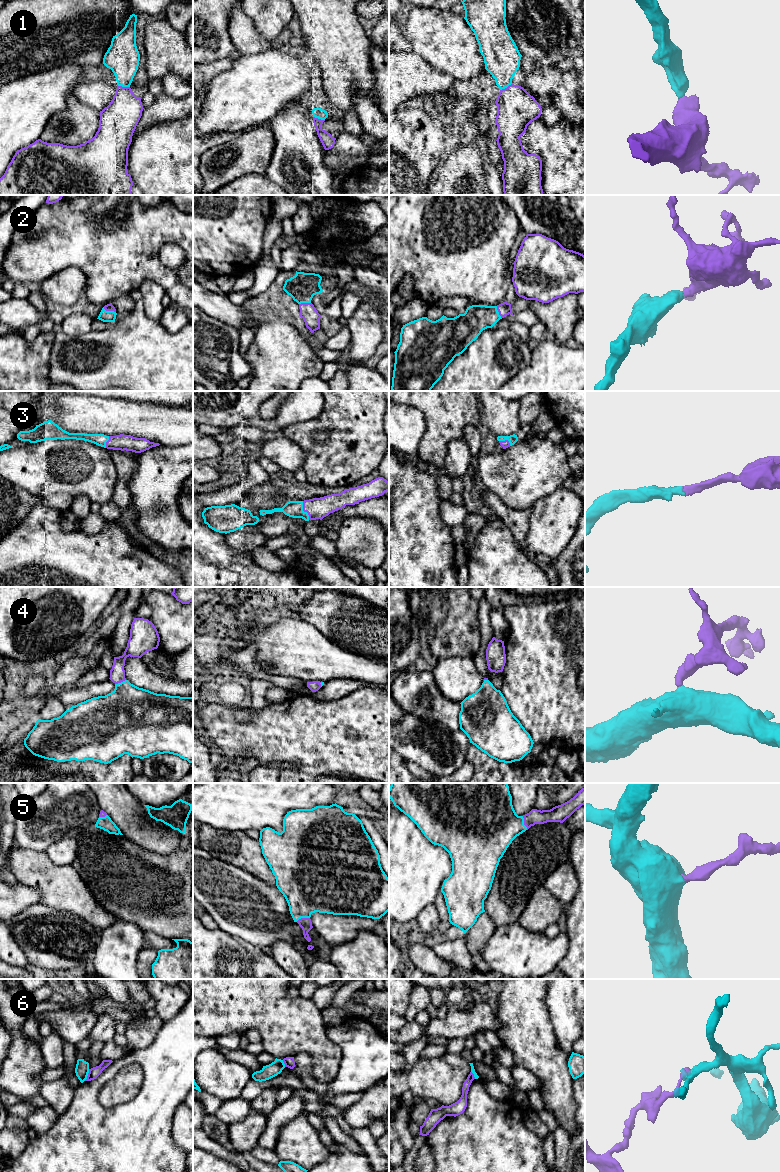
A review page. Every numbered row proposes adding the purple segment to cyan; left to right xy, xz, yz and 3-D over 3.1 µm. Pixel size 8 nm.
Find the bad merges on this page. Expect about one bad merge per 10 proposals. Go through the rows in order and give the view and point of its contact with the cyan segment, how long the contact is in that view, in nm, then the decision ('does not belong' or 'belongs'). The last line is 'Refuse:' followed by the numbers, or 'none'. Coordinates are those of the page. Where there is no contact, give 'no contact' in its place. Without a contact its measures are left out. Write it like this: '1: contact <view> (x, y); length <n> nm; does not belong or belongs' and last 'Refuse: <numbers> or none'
1: contact xy (123, 86); length 110 nm; belongs
2: contact xy (109, 311); length 110 nm; belongs
3: contact xz (303, 511); length 160 nm; belongs
4: contact xy (121, 682); length 100 nm; belongs
5: contact yz (523, 823); length 120 nm; belongs
6: contact xy (87, 1075); length 100 nm; does not belong
Refuse: 6

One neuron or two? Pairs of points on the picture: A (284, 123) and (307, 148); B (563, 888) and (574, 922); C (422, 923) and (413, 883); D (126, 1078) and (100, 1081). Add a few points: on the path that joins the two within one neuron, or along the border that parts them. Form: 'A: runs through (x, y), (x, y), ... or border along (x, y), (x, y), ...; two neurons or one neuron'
A: runs through (290, 128), (301, 142); one neuron
B: border along (574, 896), (573, 900), (565, 907); two neurons
C: border along (434, 902), (427, 905), (419, 913), (415, 921); two neurons
D: border along (127, 1065), (102, 1087), (98, 1095), (98, 1101); two neurons

